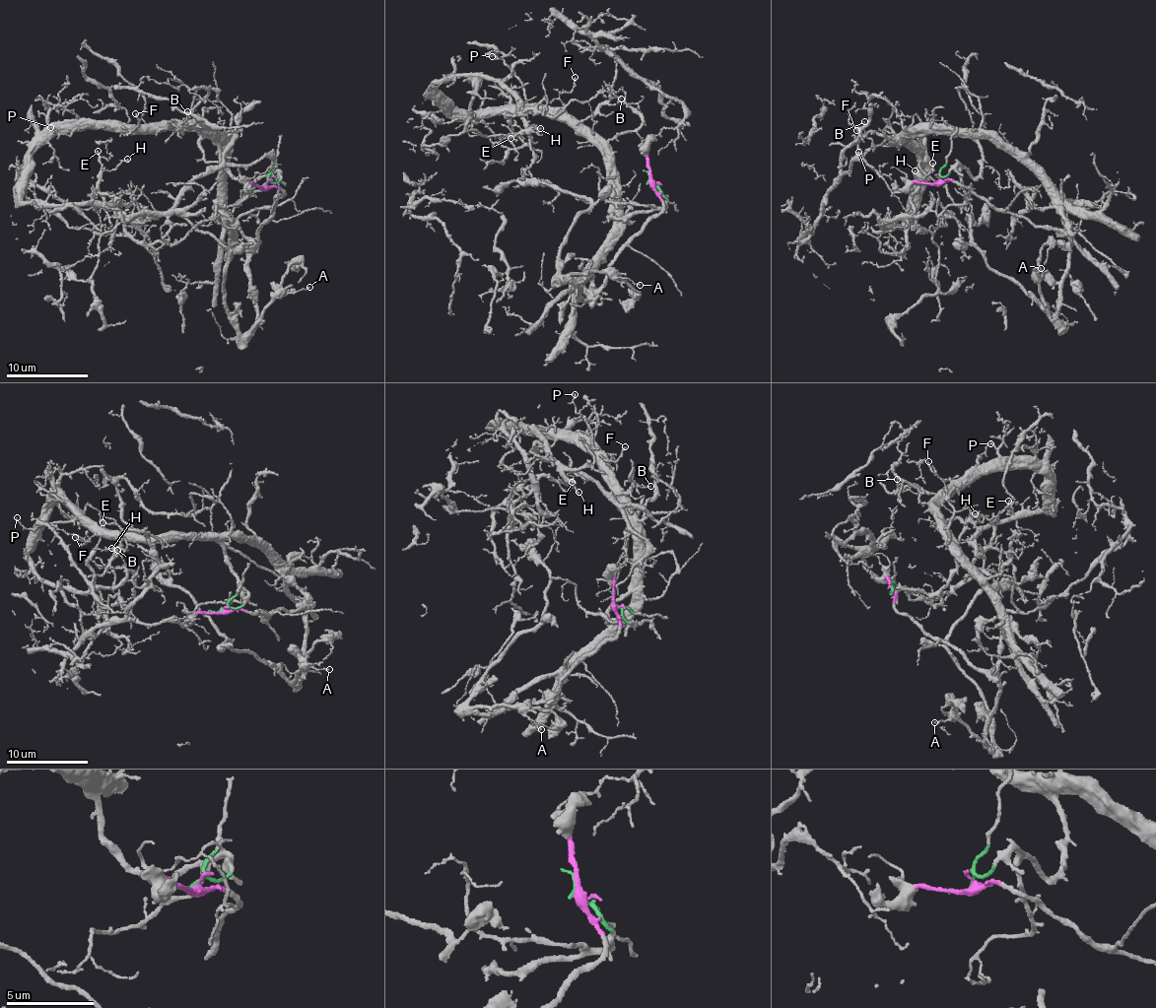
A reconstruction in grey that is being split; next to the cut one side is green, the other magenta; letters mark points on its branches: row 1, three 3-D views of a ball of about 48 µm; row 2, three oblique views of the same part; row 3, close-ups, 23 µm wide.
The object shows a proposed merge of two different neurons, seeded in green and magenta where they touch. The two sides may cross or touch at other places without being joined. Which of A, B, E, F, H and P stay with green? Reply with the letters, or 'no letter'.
B, E, F, H, P

